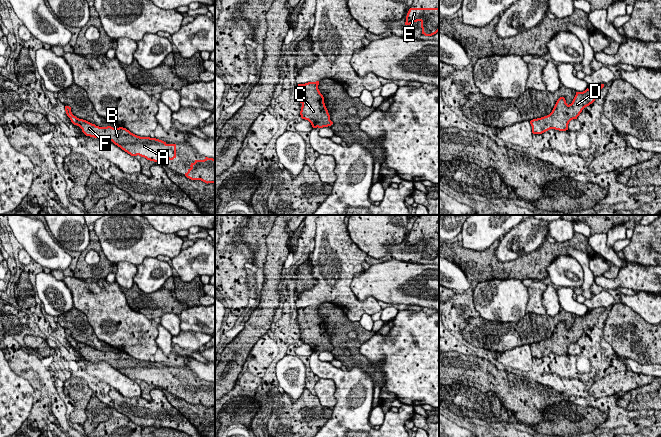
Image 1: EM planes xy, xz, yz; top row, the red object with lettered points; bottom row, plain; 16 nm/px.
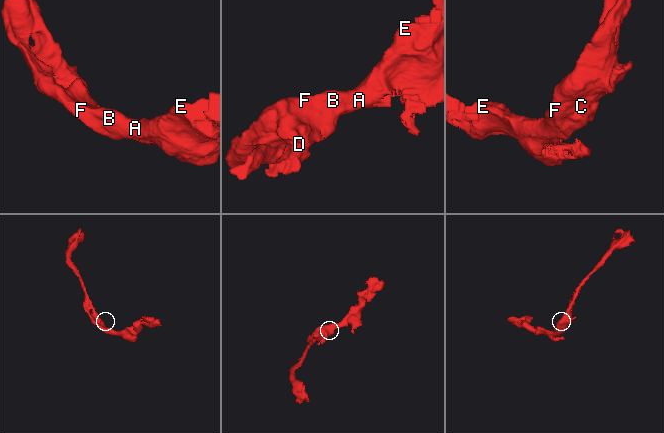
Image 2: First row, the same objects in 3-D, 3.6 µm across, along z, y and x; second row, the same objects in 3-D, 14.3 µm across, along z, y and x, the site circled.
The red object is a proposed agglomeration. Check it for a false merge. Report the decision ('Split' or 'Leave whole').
Leave whole

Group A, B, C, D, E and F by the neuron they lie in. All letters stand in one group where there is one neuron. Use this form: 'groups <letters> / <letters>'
groups A B C D E F

